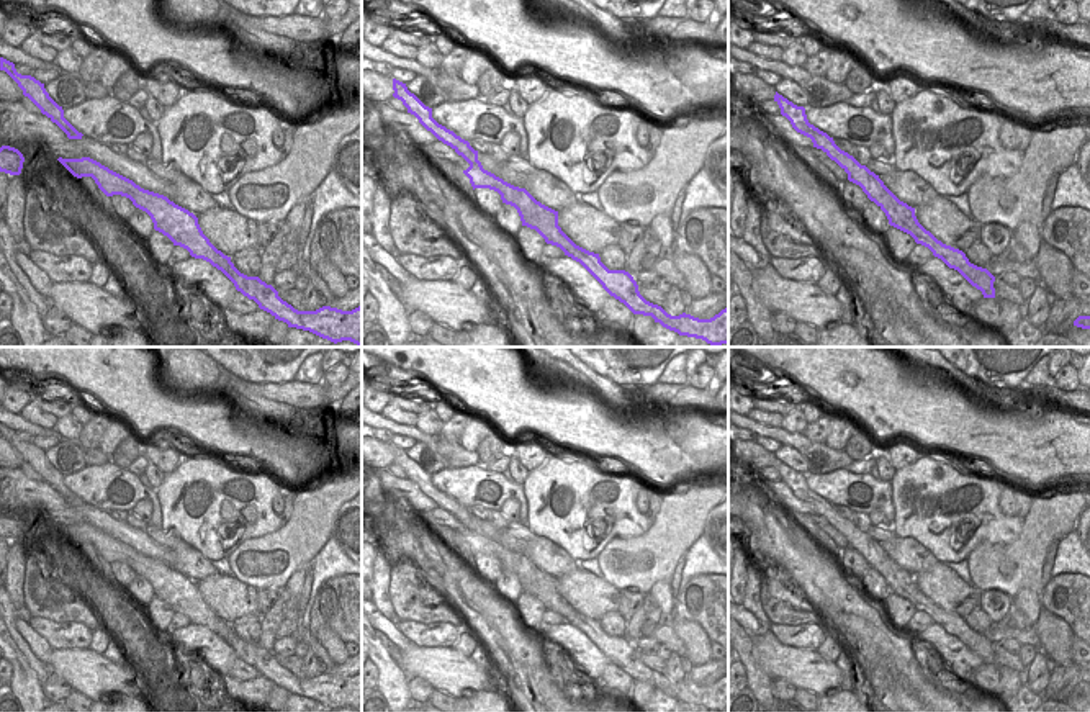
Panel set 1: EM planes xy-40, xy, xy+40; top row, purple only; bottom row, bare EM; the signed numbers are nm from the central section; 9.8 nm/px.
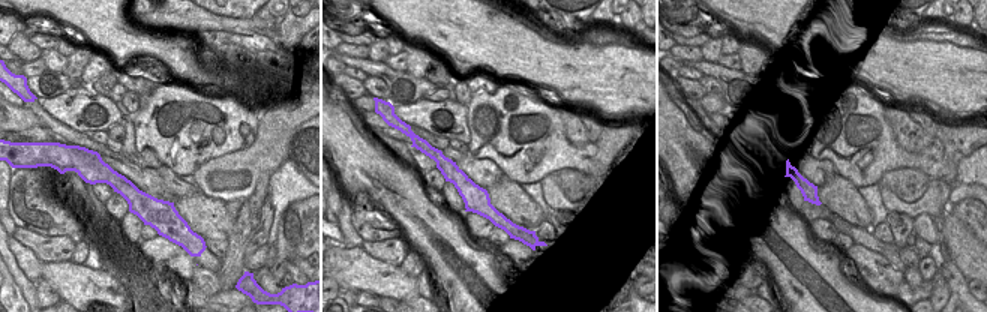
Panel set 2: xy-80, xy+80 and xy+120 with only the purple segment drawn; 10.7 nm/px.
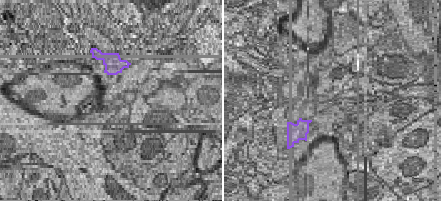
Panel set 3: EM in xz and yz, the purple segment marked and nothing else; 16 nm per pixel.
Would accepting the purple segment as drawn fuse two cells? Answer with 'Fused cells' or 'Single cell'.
Fused cells.

